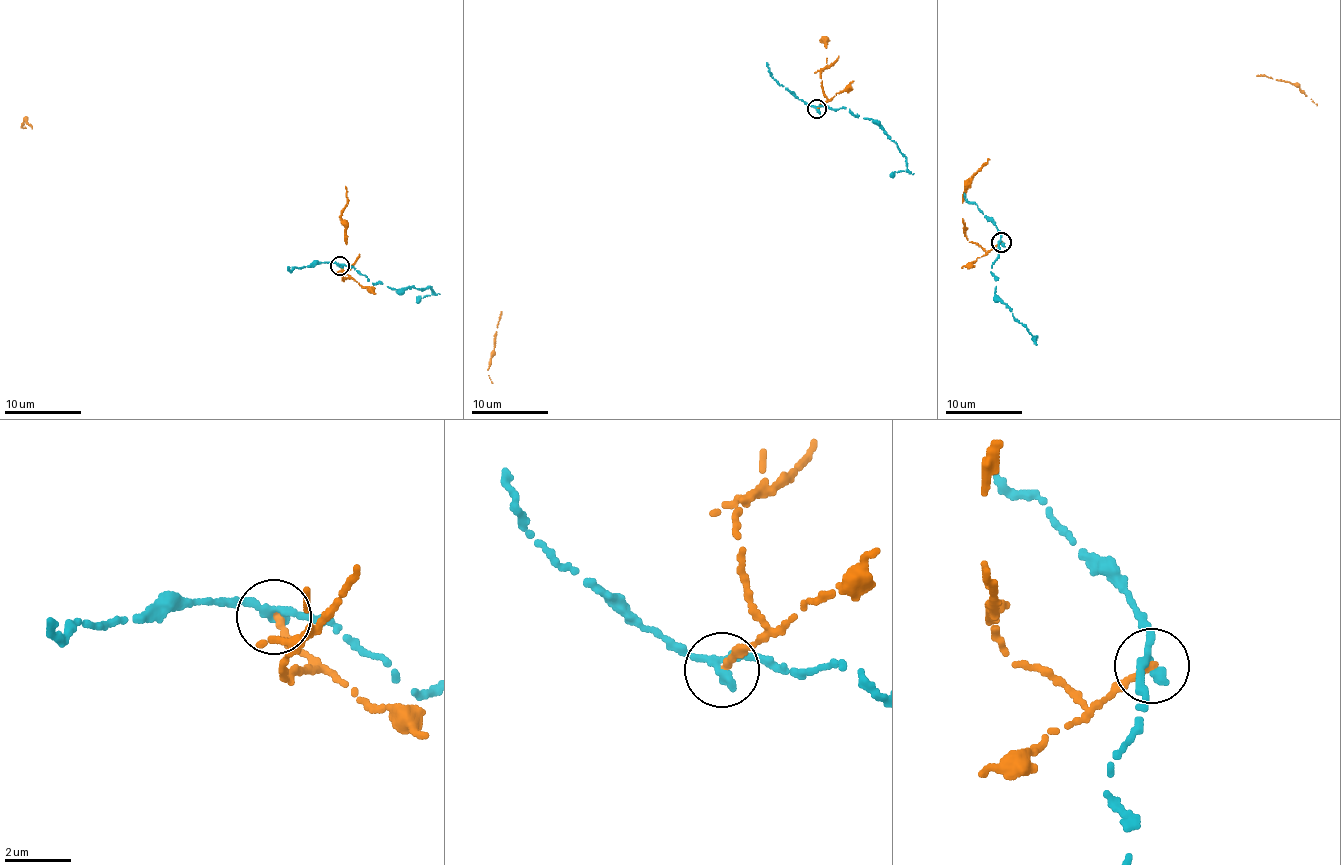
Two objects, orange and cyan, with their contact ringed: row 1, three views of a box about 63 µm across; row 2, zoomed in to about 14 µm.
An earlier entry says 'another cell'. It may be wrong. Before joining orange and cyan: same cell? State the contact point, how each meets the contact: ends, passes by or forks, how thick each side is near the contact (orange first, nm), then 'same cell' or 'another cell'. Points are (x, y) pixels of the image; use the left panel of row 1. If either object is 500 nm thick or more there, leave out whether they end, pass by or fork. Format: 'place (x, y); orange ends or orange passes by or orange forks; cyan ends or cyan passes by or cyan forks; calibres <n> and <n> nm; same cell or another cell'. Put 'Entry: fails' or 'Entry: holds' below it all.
place (340, 266); orange ends; cyan passes by; calibres 240 and 280 nm; another cell
Entry: holds

